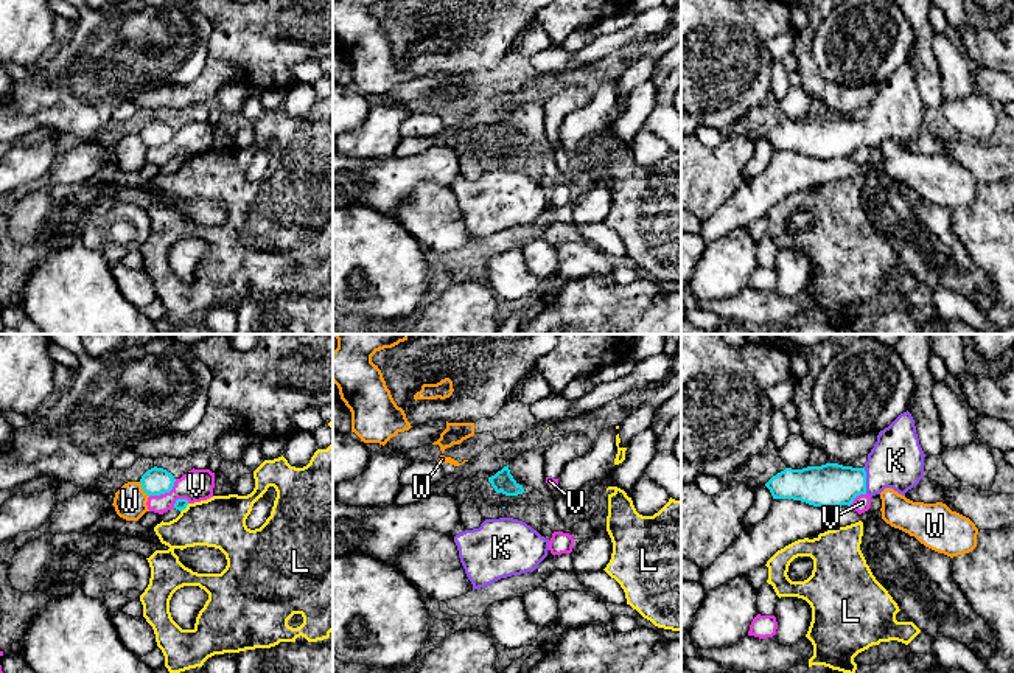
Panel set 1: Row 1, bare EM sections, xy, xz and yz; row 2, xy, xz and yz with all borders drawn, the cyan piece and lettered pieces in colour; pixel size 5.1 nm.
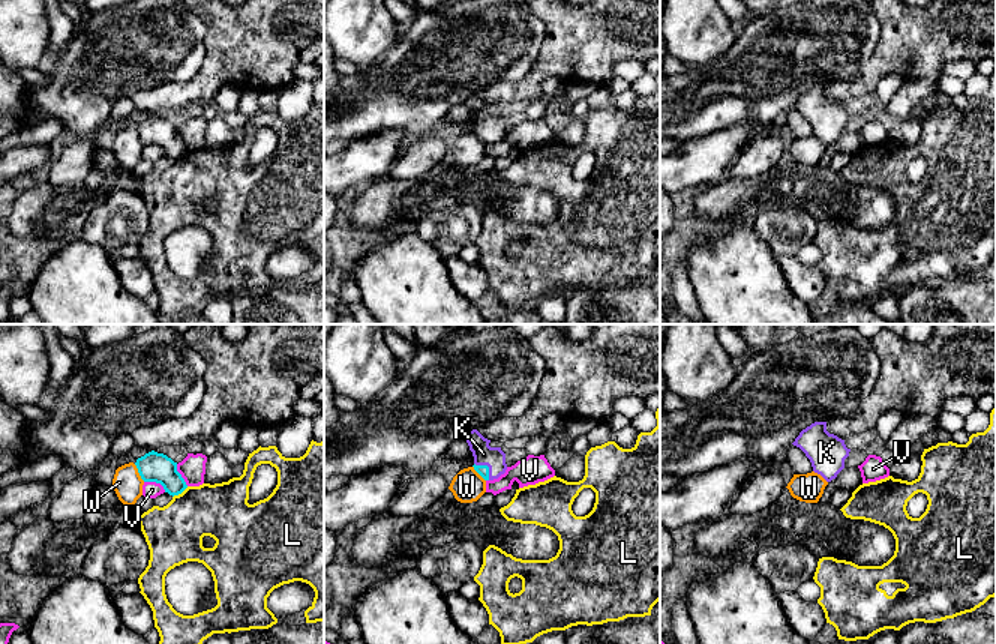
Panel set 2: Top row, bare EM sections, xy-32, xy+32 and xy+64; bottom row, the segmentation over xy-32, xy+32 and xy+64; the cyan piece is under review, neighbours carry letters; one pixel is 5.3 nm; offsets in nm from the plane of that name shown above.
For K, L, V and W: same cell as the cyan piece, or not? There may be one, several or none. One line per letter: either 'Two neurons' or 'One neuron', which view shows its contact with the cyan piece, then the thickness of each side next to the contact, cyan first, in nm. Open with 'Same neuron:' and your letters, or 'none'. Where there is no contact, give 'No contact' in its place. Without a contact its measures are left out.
Same neuron: K
K: One neuron. Touches cyan in yz. Thickness 220 nm (cyan) against 280 nm
L: Two neurons. Touches cyan in xy. Thickness 60 nm (cyan) against 260 nm
V: Two neurons. Touches cyan in xy. Thickness 140 nm (cyan) against 170 nm
W: Two neurons. Touches cyan in xy. Thickness 140 nm (cyan) against 170 nm

